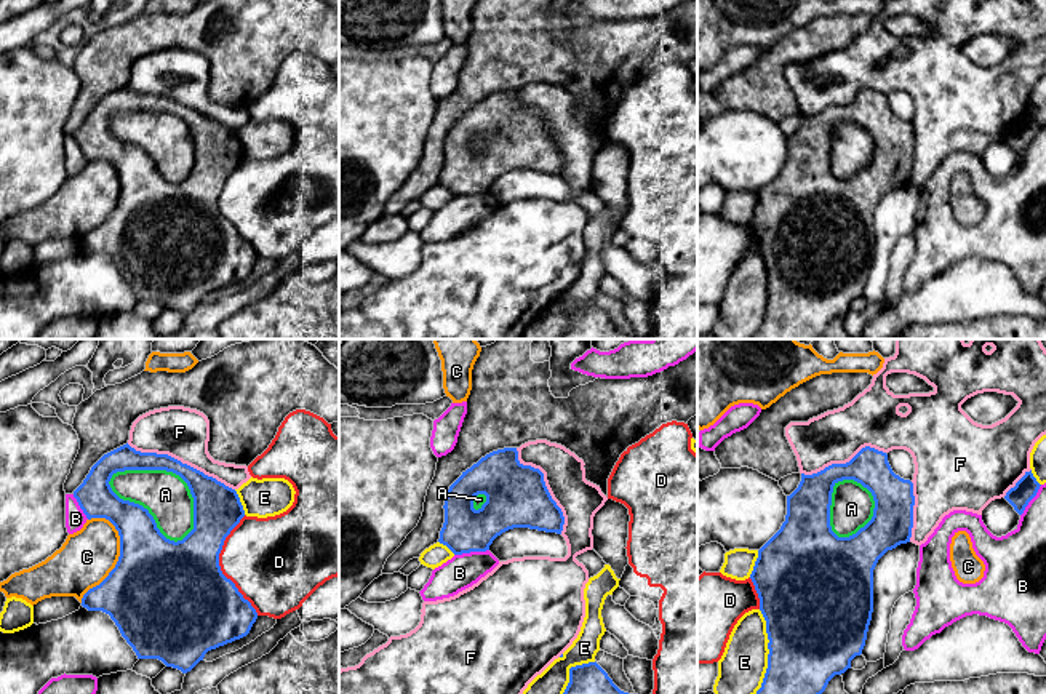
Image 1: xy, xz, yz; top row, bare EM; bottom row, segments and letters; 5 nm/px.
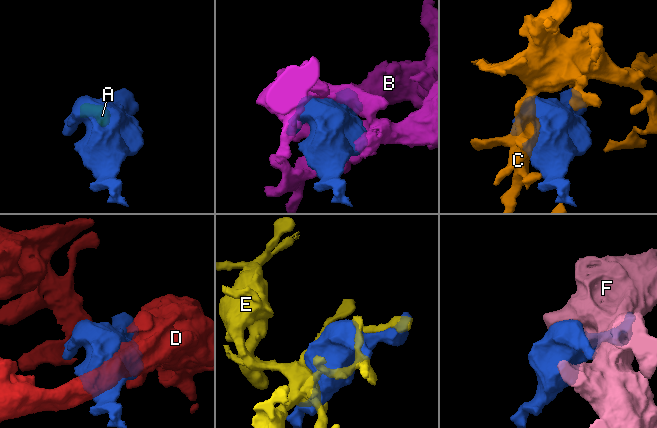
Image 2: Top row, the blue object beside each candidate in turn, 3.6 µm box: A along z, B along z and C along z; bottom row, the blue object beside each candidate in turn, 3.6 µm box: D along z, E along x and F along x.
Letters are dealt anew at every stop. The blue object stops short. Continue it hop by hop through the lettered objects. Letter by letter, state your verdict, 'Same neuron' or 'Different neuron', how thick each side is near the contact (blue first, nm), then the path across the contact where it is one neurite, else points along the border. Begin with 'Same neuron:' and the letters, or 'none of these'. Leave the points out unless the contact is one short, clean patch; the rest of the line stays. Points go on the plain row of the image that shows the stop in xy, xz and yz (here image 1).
Same neuron: none of these
A: Different neuron. Thickness 320 nm (blue) against 240 nm
B: Different neuron. Thickness 220 nm (blue) against 170 nm
C: Different neuron. Thickness 500 nm (blue) against 280 nm
D: Different neuron. Thickness 500 nm (blue) against 420 nm
E: Different neuron. Thickness 460 nm (blue) against 240 nm
F: Different neuron. Thickness 190 nm (blue) against 260 nm

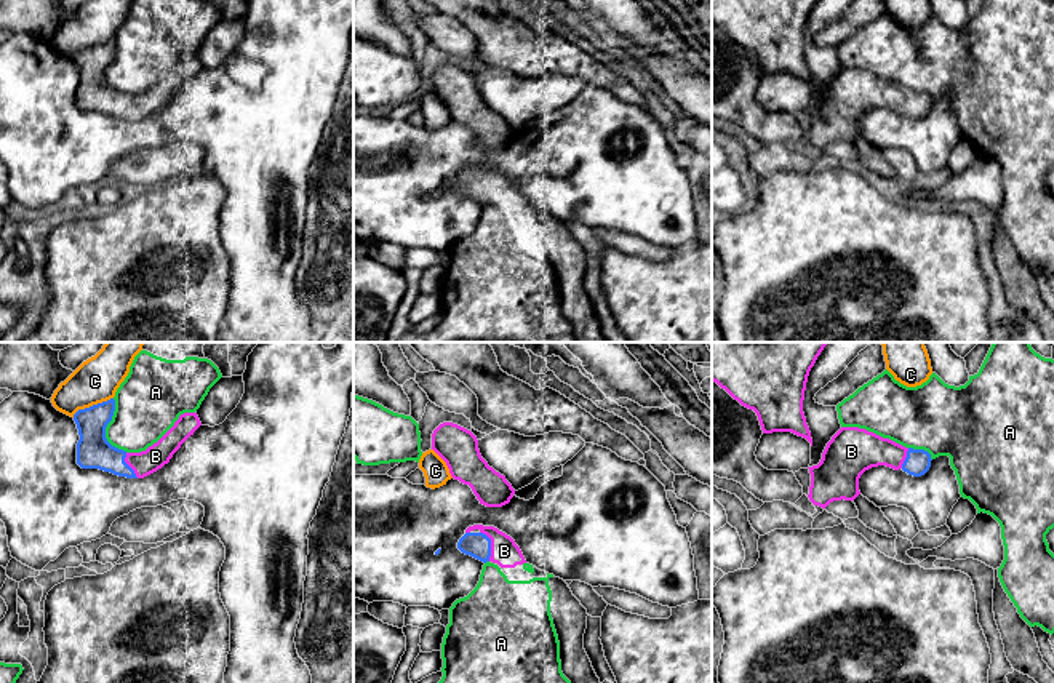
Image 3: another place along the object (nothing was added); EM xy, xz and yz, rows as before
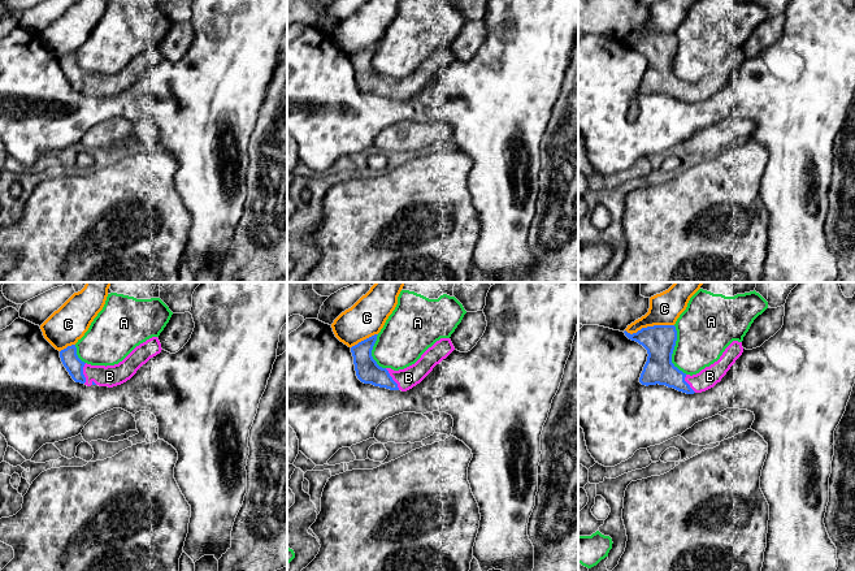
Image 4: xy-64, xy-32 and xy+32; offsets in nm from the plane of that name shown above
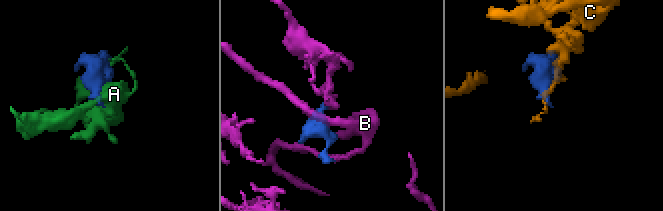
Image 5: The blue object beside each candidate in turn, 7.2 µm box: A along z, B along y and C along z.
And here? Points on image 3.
Same neuron: B
A: Different neuron. Thickness 180 nm (blue) against 320 nm
B: Same neuron. Thickness 130 nm (blue) against 140 nm. Path across: xz (475, 186), (490, 187), (504, 192)
C: Different neuron. Thickness 180 nm (blue) against 220 nm. Boundary: xy (112, 39), (80, 50), (72, 58)

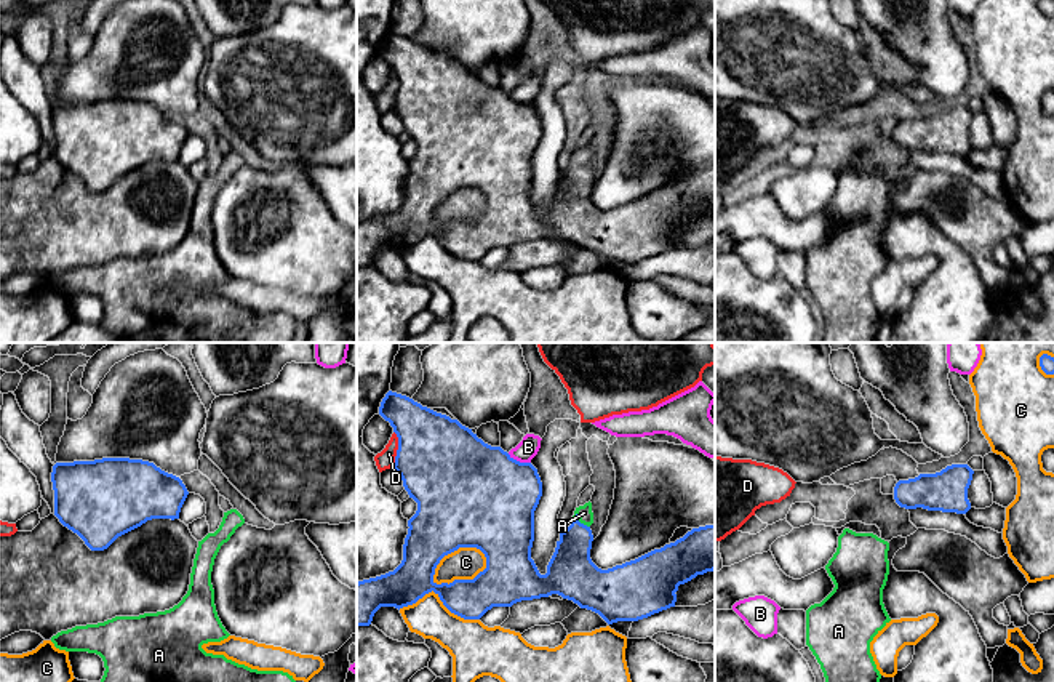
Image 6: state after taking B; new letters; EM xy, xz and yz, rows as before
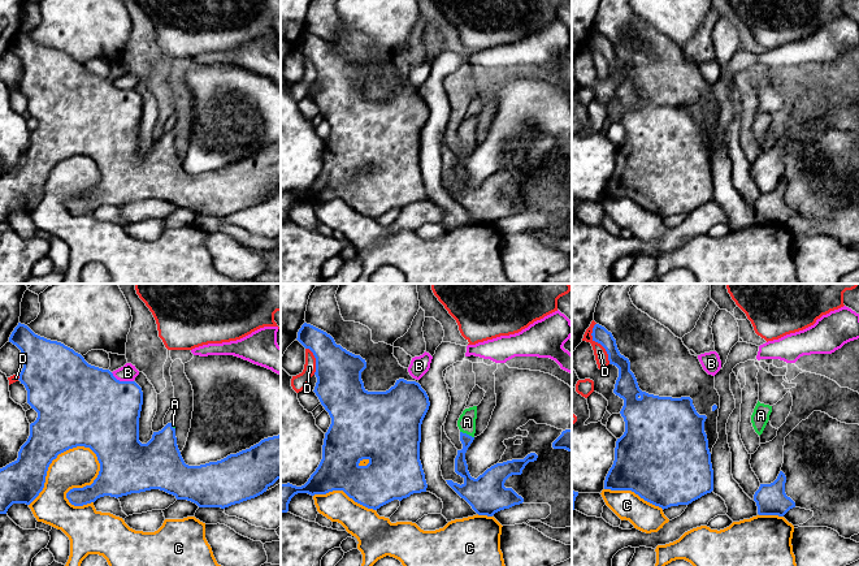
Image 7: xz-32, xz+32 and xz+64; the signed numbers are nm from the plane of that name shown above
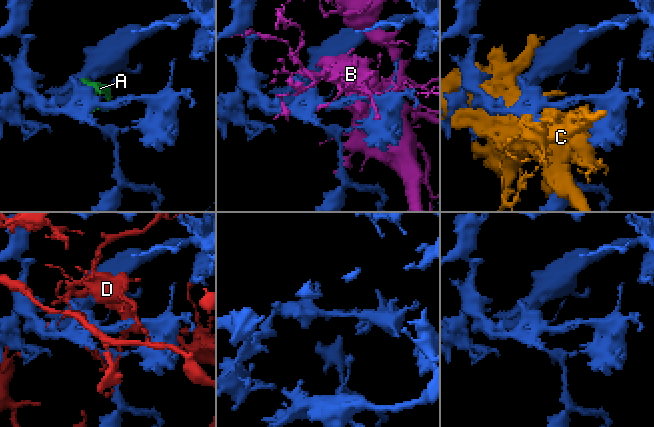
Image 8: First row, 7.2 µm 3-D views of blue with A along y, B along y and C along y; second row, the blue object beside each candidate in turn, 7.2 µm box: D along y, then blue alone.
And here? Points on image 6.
Same neuron: A
A: Same neuron. Thickness 220 nm (blue) against 80 nm
B: Different neuron. Thickness 500 nm (blue) against 100 nm
C: Different neuron. Thickness 260 nm (blue) against 160 nm
D: Different neuron. Thickness 440 nm (blue) against 90 nm

